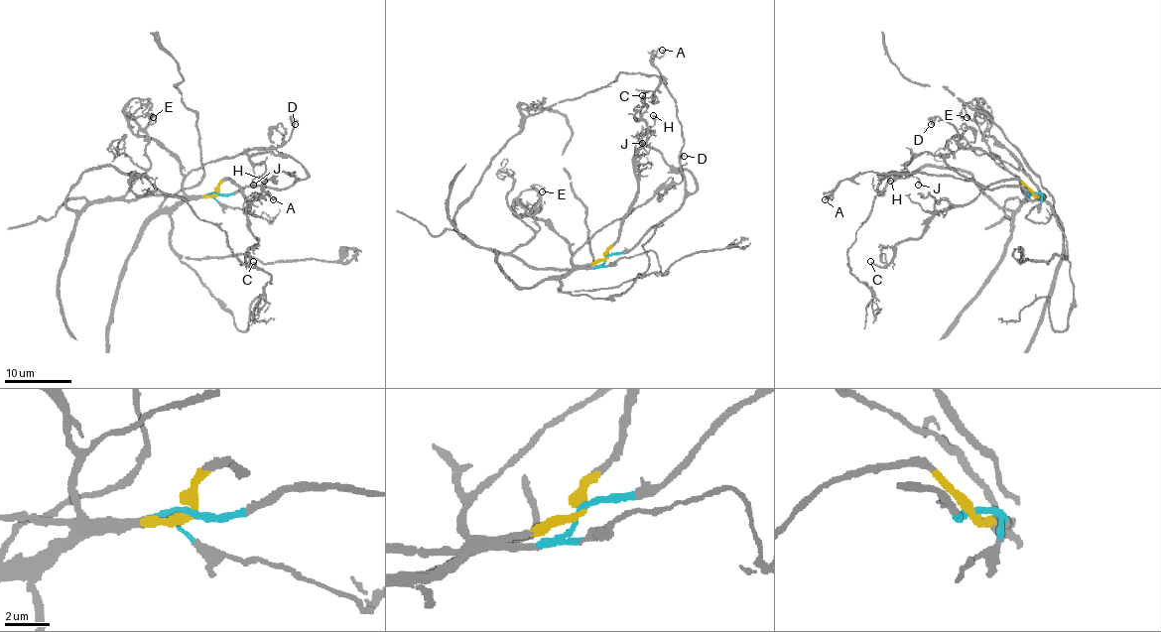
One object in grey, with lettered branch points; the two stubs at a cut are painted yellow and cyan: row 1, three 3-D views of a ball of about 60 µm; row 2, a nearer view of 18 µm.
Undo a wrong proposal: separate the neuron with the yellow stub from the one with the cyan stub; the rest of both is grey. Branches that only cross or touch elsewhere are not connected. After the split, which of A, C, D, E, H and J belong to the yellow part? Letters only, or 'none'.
C, D, E

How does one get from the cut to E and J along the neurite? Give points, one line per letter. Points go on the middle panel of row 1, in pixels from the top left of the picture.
E: (607, 257), (576, 266), (571, 247), (520, 203), (518, 197), (527, 189), (540, 186), (542, 192)
J: (607, 257), (623, 254), (696, 189), (696, 179), (687, 171), (674, 169), (639, 137), (654, 130), (642, 144)

